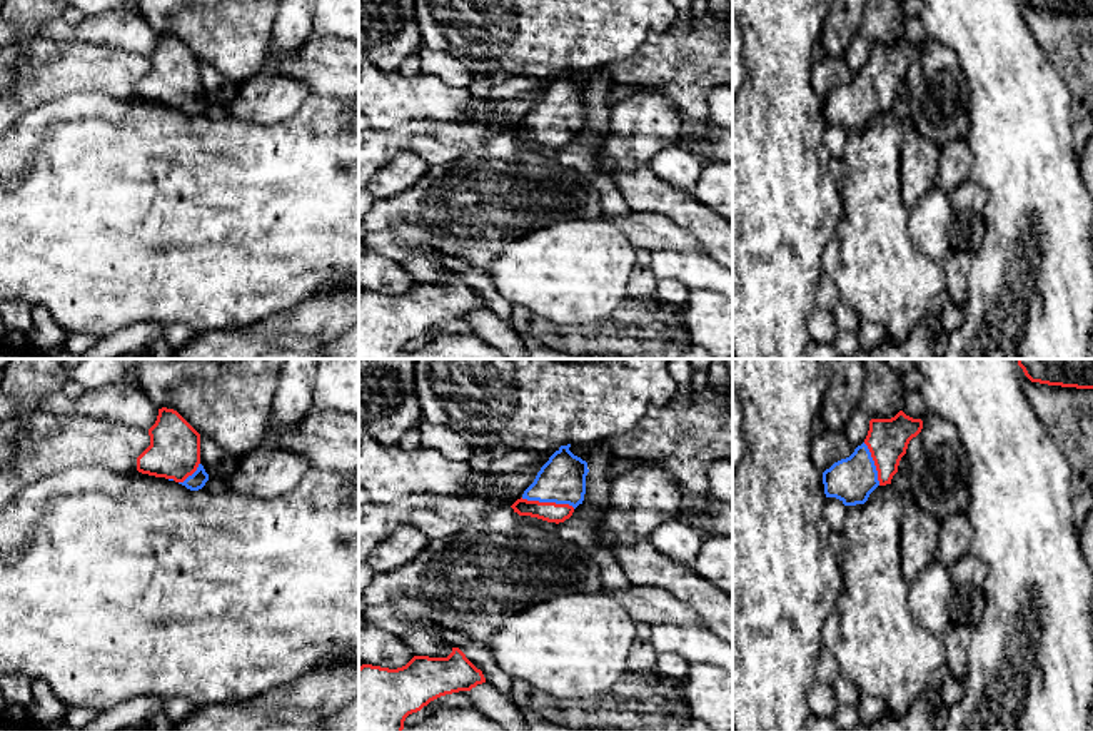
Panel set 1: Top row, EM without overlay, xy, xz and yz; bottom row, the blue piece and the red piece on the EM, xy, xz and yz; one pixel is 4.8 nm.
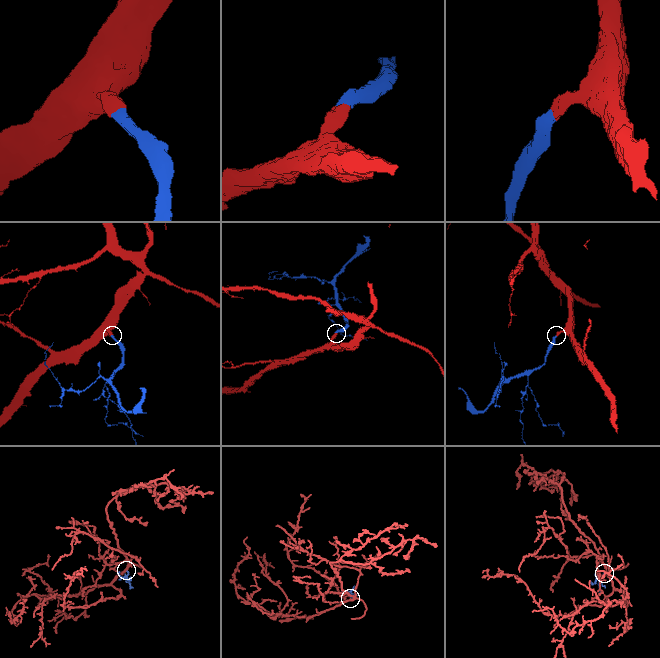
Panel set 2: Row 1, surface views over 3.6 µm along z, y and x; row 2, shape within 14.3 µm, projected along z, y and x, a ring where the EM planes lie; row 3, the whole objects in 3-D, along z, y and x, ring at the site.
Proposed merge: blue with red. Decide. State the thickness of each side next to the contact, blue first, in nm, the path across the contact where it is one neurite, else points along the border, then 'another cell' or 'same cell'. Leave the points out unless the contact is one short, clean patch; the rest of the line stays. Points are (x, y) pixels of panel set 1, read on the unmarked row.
calibres 220 and 100 nm; way xz (561, 105), (559, 114), (548, 127), (548, 137); same cell

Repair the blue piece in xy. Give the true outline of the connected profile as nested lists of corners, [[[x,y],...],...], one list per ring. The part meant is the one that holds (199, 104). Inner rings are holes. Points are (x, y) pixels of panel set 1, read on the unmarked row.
[[[162,33],[149,55],[150,72],[137,83],[137,97],[199,117],[209,107],[200,90],[200,60],[174,35]]]

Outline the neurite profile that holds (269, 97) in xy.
[[[265,68],[239,83],[229,113],[240,120],[272,125],[294,115],[309,95],[310,88],[302,80]]]

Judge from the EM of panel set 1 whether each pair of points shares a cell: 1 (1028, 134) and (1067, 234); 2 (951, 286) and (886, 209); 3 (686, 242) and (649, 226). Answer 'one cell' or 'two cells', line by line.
1: one cell
2: two cells
3: one cell

